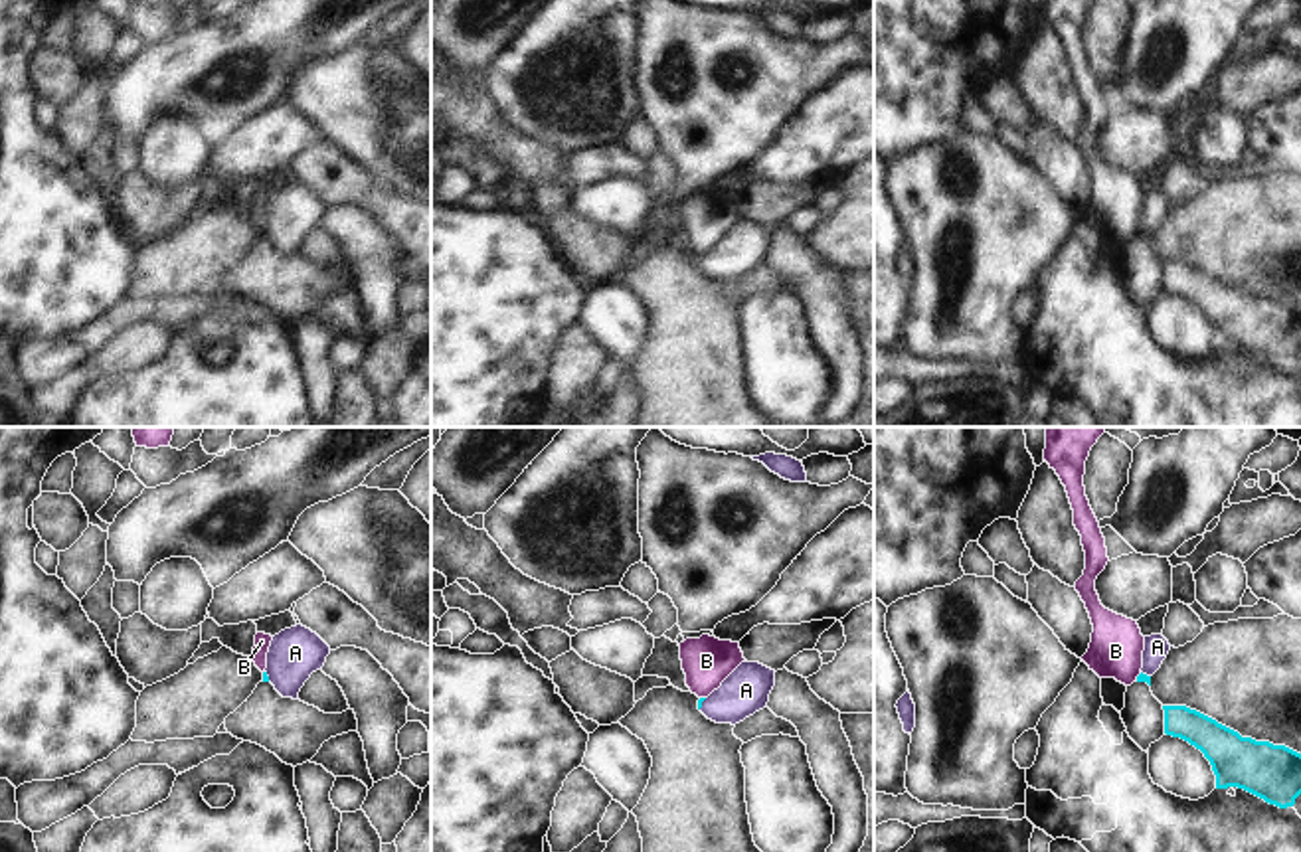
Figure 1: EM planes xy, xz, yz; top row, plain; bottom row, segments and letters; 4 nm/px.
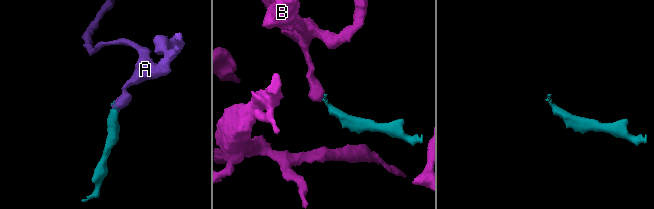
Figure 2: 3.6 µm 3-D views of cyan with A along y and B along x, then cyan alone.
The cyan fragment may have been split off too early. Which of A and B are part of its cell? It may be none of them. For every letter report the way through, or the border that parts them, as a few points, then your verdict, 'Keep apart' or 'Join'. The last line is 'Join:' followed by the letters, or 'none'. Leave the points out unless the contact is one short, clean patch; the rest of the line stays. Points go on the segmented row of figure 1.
A: Path across: xz (700, 700), (700, 704), (730, 704), (746, 690). Join
B: Boundary: yz (1141, 673), (1135, 681). Keep apart
Join: A

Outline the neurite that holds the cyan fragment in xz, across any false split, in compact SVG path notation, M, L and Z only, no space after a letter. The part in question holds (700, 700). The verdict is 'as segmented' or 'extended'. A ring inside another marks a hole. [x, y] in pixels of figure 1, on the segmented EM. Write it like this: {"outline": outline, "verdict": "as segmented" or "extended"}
{"outline": "M741 662L718 690L698 700L698 710L716 724L739 724L767 708L775 670L759 662Z", "verdict": "extended"}

